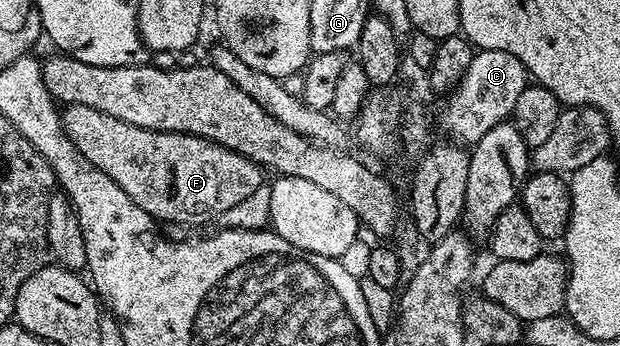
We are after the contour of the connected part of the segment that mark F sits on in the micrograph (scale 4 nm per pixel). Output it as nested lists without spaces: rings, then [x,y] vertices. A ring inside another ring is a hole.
[[[81,104],[66,106],[60,117],[63,130],[69,135],[74,146],[81,151],[81,155],[85,155],[89,163],[93,163],[98,170],[109,175],[142,210],[161,223],[167,221],[166,224],[169,225],[190,227],[209,221],[214,222],[221,213],[238,205],[265,183],[262,166],[239,152],[211,140],[205,140],[201,136],[179,132],[157,132],[149,128],[136,127],[114,118],[113,115]]]

